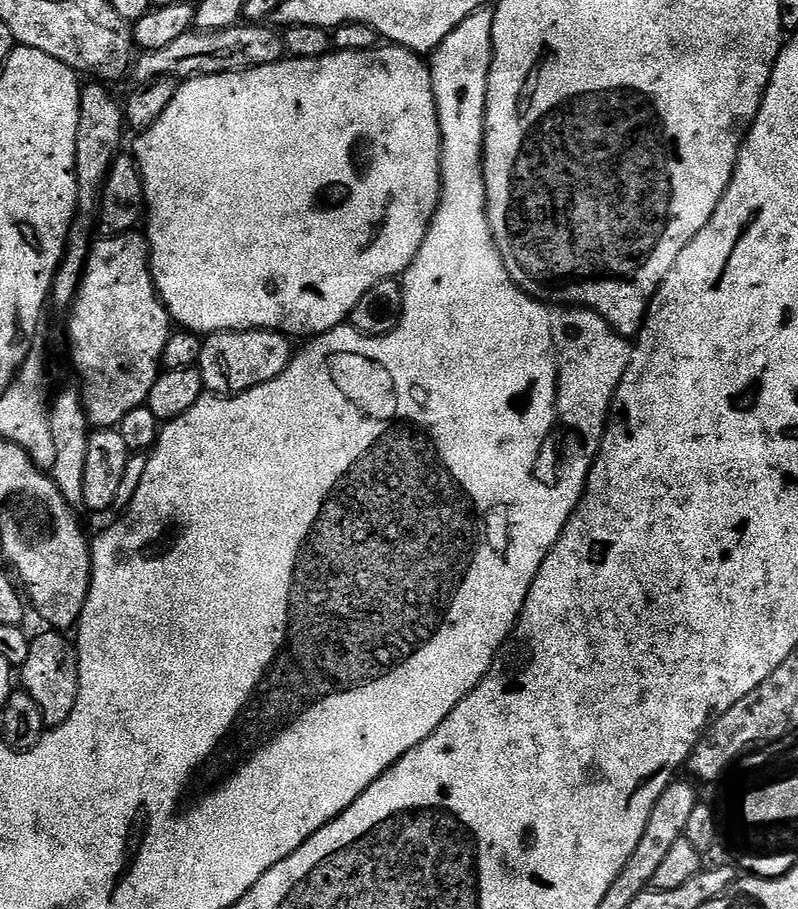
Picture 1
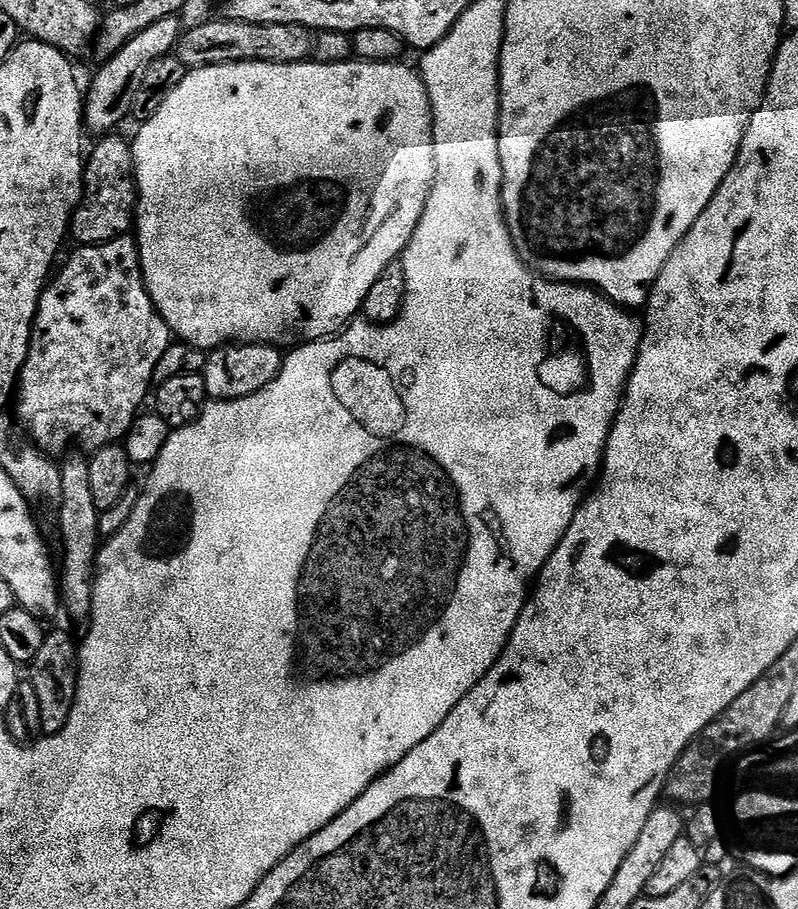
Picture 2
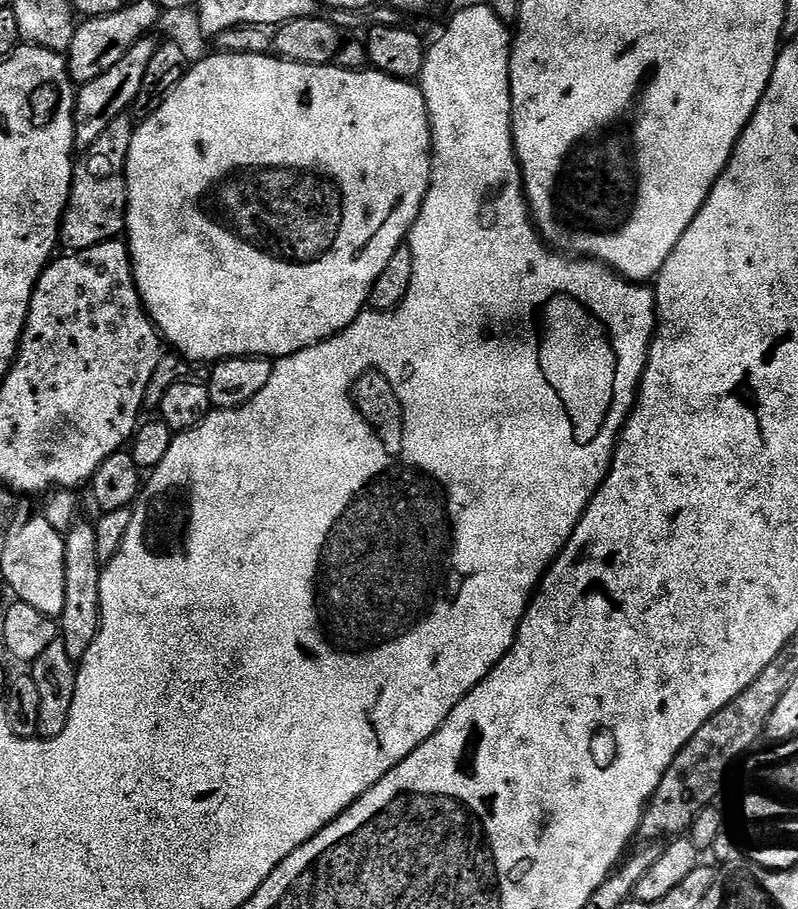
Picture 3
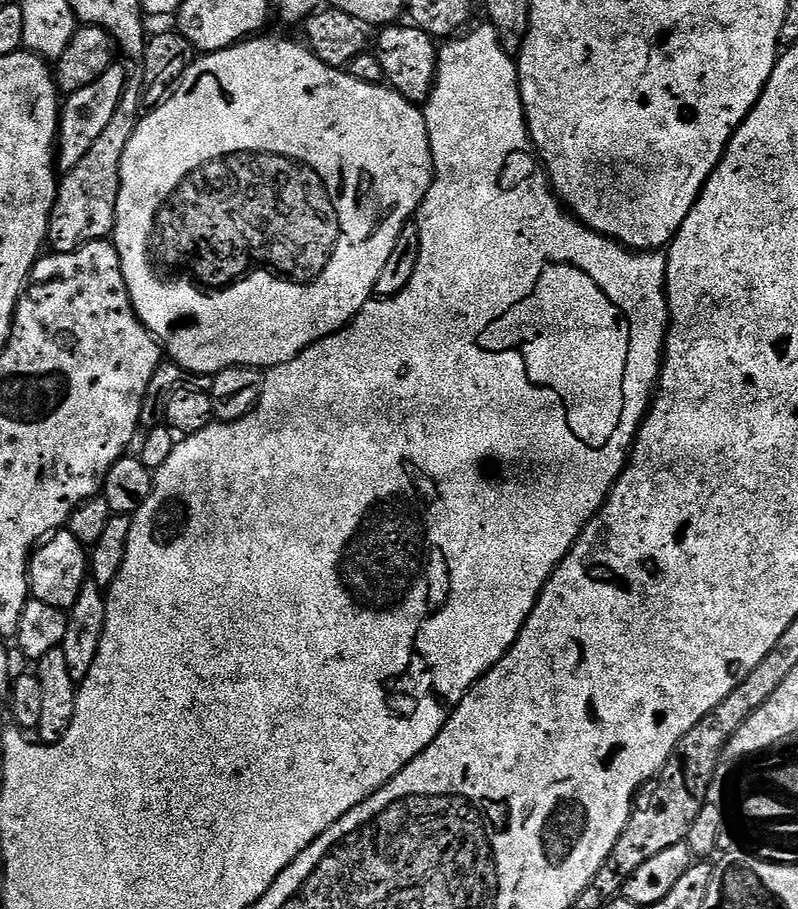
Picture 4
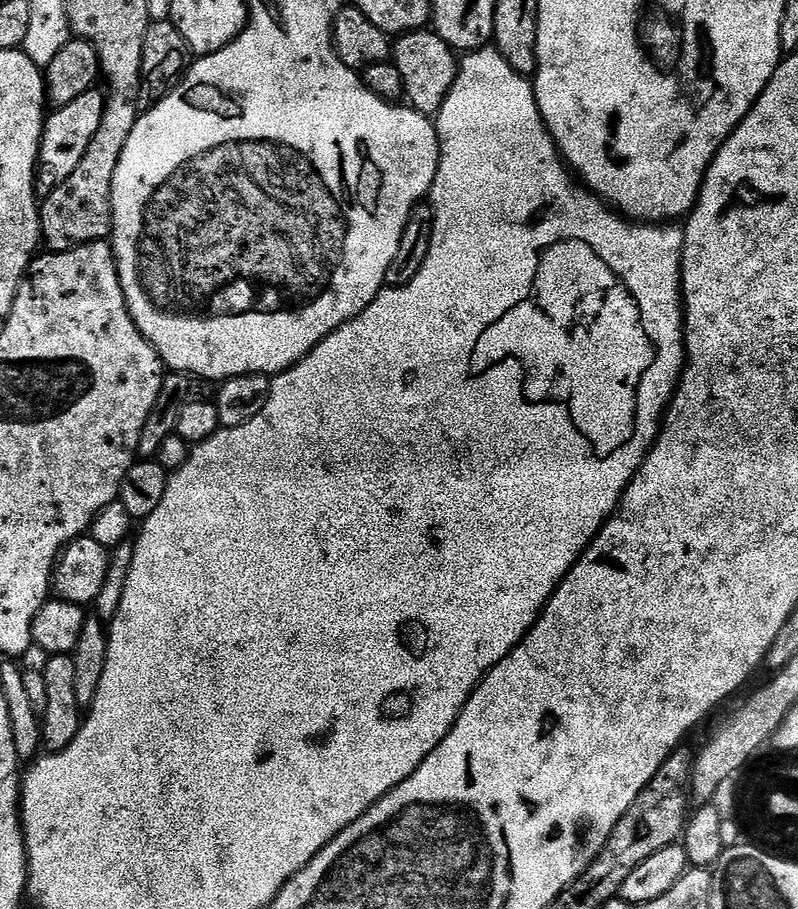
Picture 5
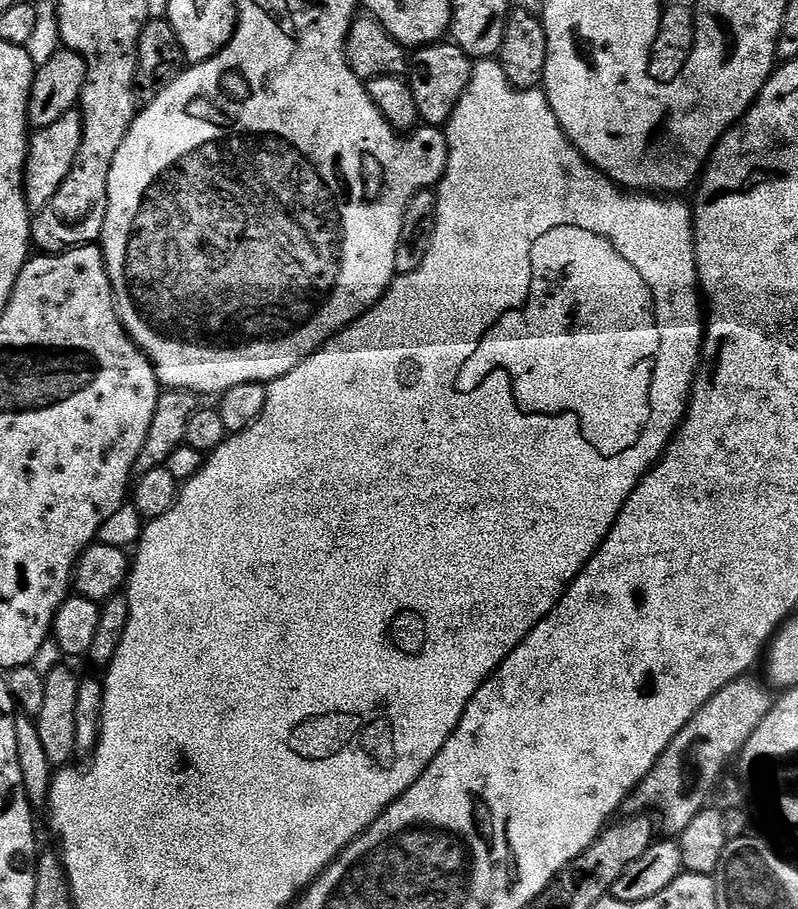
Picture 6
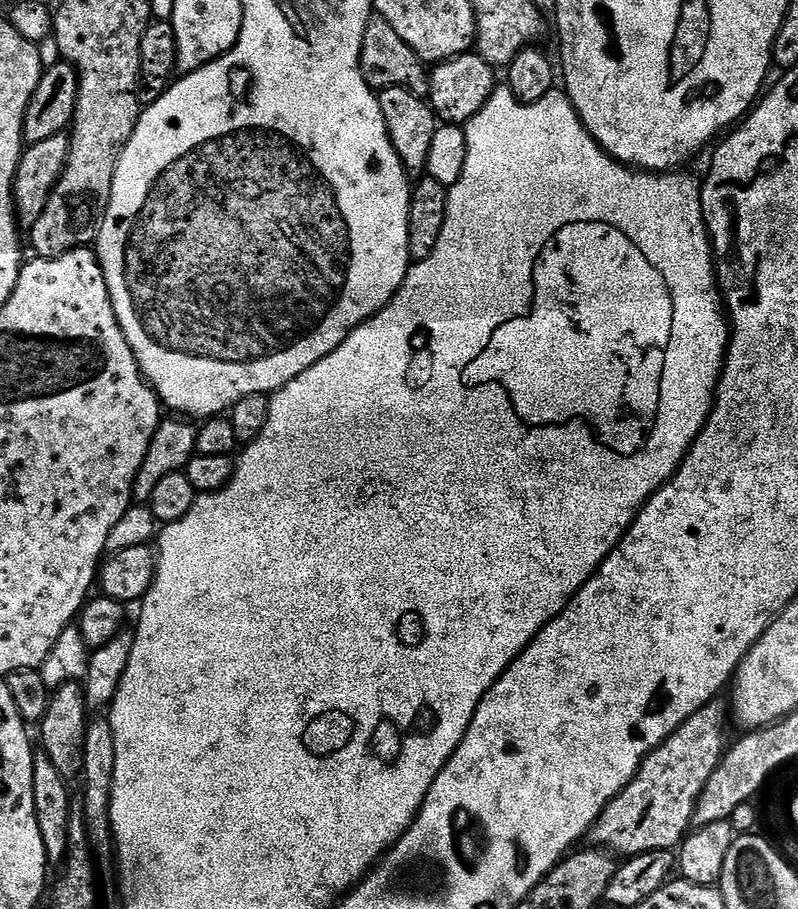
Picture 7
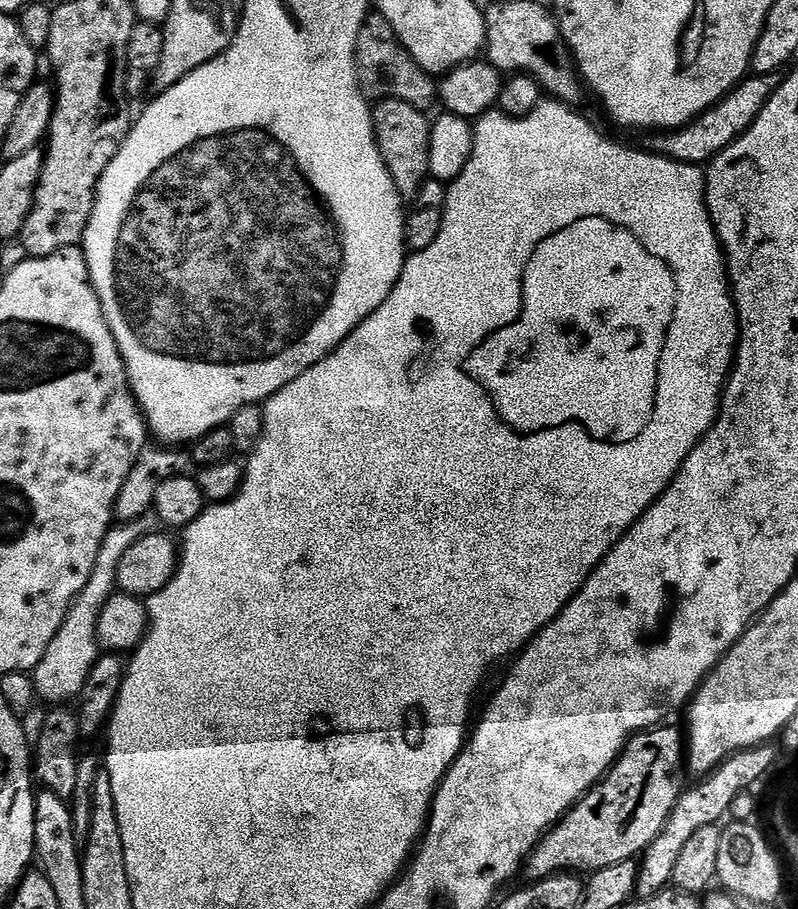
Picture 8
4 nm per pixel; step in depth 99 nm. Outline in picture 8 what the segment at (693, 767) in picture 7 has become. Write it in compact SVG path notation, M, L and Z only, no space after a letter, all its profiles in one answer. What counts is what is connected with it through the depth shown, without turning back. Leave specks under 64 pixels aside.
M657 726L647 732L637 732L600 783L595 784L571 810L564 813L564 817L554 827L544 833L526 861L529 881L545 880L547 876L571 872L591 874L599 868L614 866L618 862L636 860L652 845L654 838L662 834L682 791L680 775L685 775L686 772L685 733L681 729L679 732L676 728L668 727Z

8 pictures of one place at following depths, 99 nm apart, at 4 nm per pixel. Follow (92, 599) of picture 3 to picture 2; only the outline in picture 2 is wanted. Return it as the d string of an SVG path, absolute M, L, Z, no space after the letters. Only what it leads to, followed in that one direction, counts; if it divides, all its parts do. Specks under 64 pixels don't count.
M84 454L76 455L80 456L69 455L59 465L62 492L58 508L60 508L60 544L64 547L64 565L62 563L59 565L58 583L63 615L68 615L72 620L87 621L92 614L94 598L92 583L96 581L96 554L102 547L99 532L101 512L94 506L94 494L90 491L89 457Z

